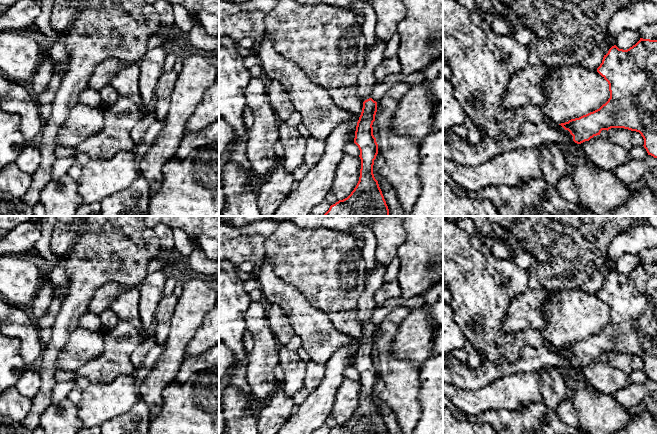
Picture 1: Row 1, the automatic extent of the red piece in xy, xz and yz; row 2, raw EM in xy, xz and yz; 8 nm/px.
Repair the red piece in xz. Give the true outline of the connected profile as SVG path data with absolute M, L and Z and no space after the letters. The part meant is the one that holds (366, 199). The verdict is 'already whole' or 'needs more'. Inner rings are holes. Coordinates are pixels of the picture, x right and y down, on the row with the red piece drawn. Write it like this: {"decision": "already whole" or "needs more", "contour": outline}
{"decision": "needs more", "contour": "M376 39L372 44L372 49L365 54L365 65L358 75L358 90L357 96L363 101L363 108L359 120L357 122L354 143L360 150L361 169L359 181L351 192L351 194L331 205L329 210L321 216L389 216L389 209L379 187L378 181L373 174L374 160L378 154L378 144L373 135L373 122L377 112L377 102L371 98L371 93L377 83L374 70L385 59L384 50L385 43L382 40Z"}

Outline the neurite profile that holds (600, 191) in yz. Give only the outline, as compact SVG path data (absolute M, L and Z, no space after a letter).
M585 155L576 160L571 175L579 191L580 203L596 216L613 216L613 211L627 202L630 191L613 171L590 162Z

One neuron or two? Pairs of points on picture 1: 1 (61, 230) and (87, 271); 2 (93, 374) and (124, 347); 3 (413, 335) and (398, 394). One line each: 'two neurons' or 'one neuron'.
1: two neurons
2: one neuron
3: two neurons

